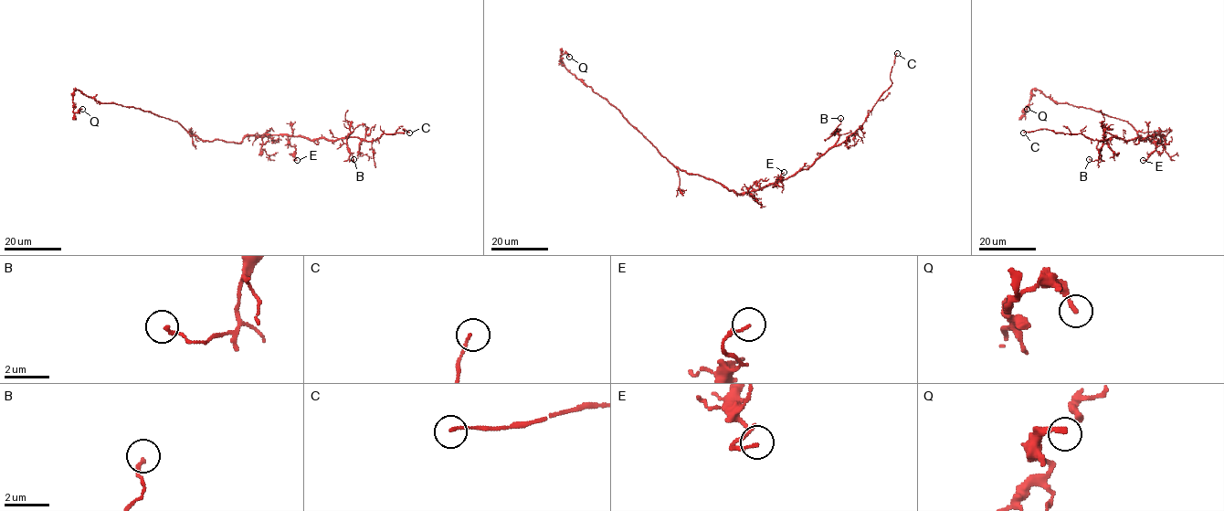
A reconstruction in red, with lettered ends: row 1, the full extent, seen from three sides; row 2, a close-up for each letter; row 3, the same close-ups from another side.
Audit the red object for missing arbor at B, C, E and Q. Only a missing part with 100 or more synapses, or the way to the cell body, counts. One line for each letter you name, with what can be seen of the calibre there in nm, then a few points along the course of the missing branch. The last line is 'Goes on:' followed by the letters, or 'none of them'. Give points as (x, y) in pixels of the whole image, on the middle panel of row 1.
C: calibre 110 nm
Goes on: C

